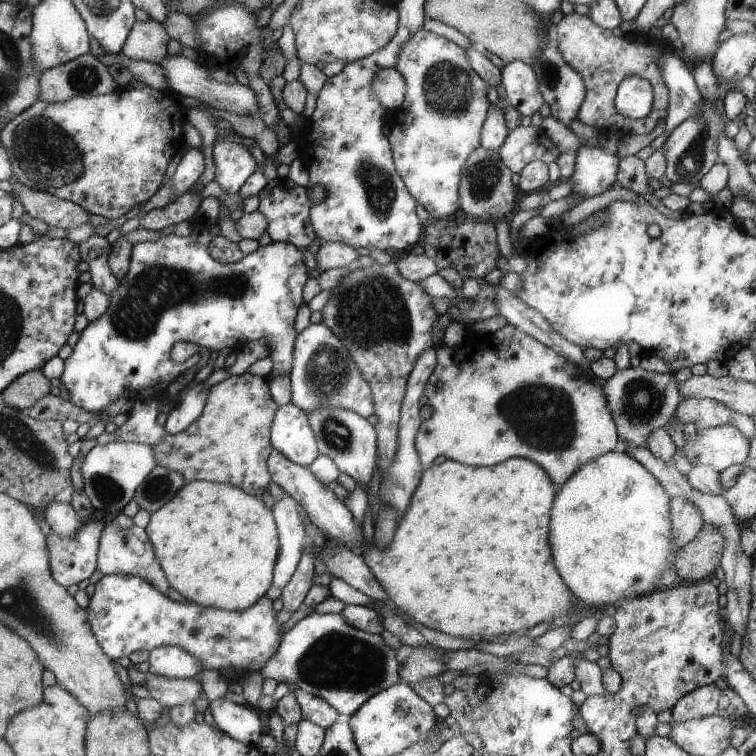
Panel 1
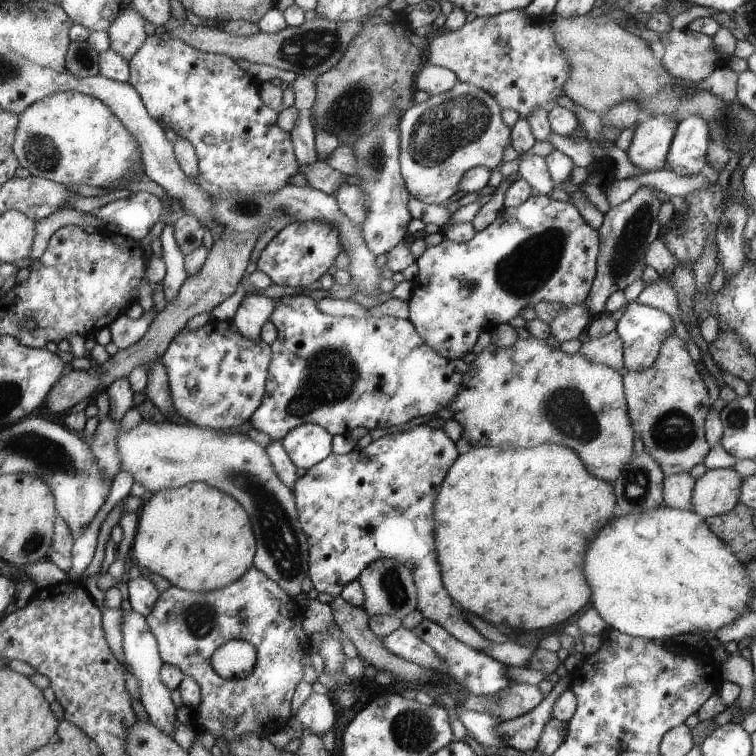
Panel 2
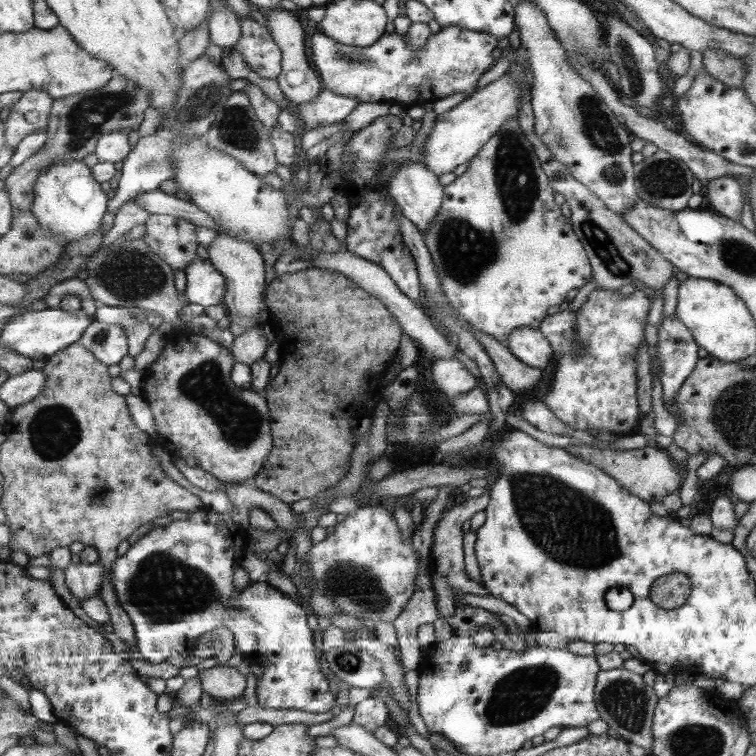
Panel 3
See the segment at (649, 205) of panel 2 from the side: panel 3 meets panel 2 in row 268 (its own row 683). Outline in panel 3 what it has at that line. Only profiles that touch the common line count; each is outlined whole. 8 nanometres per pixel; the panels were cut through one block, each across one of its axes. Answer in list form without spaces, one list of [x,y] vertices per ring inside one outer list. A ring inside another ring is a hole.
[[[623,666],[612,670],[601,670],[595,686],[595,701],[600,720],[605,721],[609,728],[620,734],[624,741],[646,750],[648,755],[653,755],[652,722],[659,698],[652,686],[643,681],[642,675]]]

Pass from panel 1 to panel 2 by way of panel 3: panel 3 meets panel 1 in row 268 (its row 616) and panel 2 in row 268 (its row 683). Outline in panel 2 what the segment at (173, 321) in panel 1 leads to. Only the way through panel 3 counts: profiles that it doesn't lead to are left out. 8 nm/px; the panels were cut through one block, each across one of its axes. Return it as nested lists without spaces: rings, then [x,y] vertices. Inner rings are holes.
[[[306,220],[306,222],[292,222],[279,230],[271,242],[262,250],[256,262],[258,270],[270,276],[278,286],[290,288],[307,287],[326,272],[334,269],[336,256],[341,252],[340,232],[324,224],[322,220]]]

